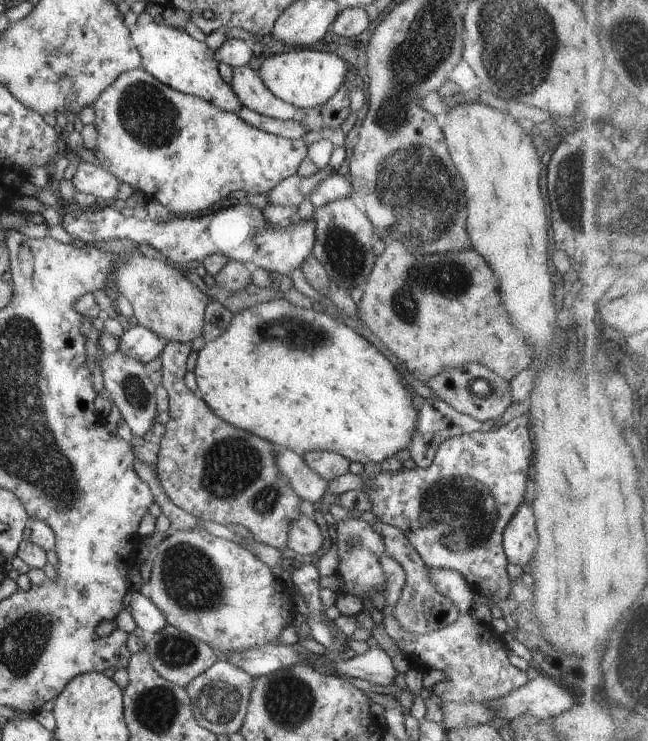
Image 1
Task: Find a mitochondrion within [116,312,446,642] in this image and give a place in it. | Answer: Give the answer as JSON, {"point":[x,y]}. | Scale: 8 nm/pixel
{"point":[233,468]}

